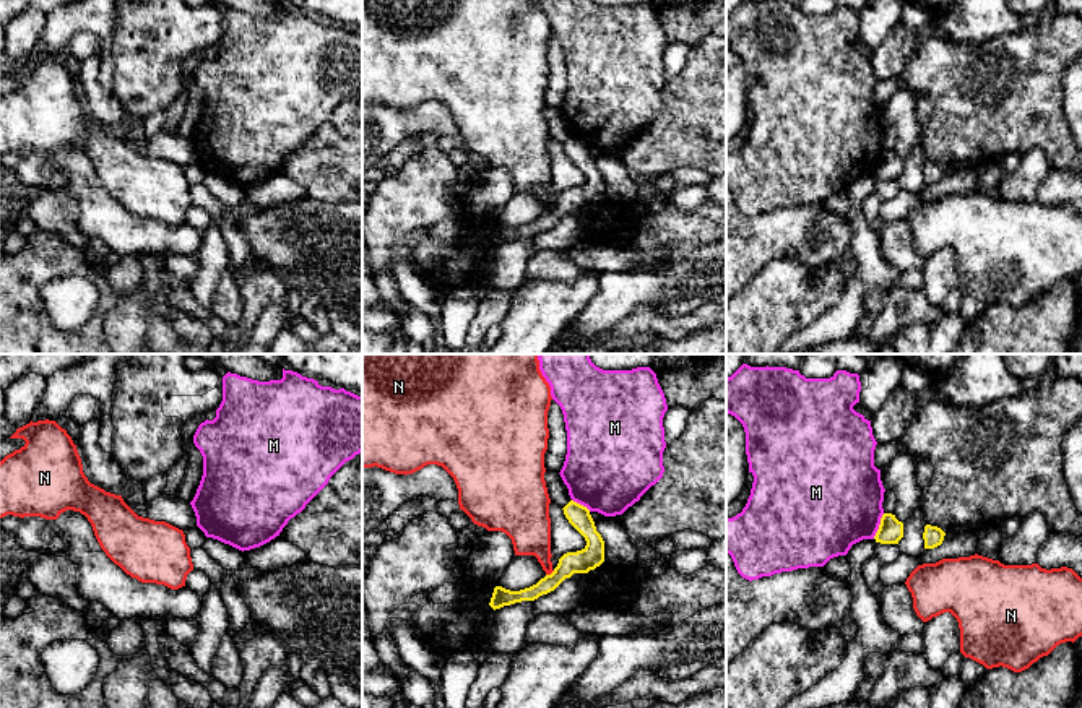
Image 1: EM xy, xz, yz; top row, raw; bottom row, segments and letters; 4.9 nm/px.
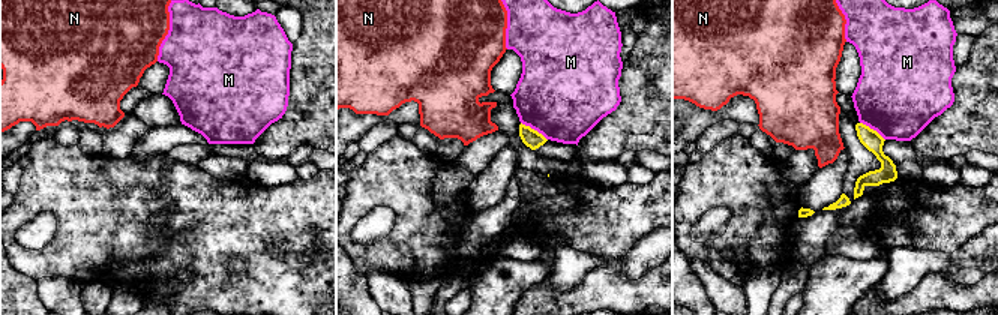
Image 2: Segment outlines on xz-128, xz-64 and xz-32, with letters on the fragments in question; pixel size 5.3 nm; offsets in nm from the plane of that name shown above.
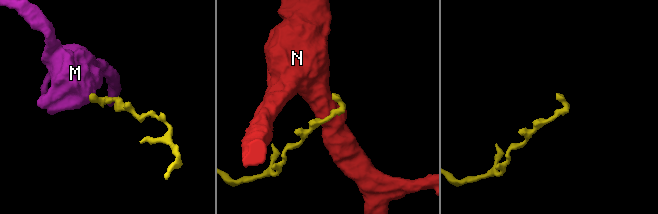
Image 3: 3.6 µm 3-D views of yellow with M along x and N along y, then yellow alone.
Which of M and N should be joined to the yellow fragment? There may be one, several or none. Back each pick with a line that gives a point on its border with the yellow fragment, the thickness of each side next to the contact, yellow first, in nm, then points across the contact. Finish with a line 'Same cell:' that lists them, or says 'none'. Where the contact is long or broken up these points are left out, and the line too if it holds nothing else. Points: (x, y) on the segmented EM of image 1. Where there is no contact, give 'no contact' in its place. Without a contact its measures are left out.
Same cell: none

